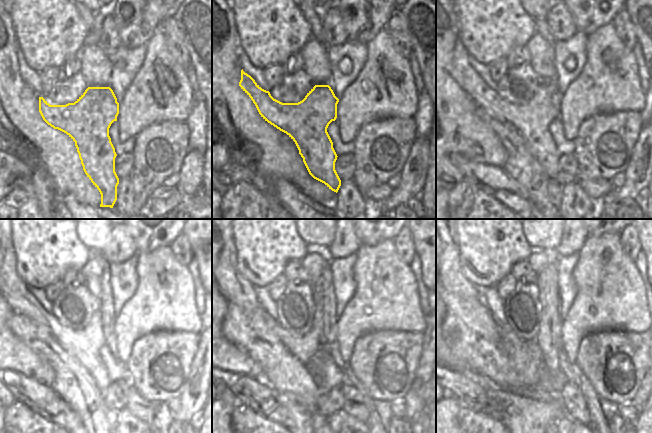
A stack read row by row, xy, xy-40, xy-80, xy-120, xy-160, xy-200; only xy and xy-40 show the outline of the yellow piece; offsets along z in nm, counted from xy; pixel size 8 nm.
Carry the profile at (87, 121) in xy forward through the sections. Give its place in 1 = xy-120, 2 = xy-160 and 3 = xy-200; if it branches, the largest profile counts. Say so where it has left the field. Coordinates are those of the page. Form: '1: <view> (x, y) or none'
1: xy-120 (84, 345)
2: xy-160 (235, 288)
3: xy-200 (456, 283)

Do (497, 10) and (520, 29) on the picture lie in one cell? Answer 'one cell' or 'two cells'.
one cell

